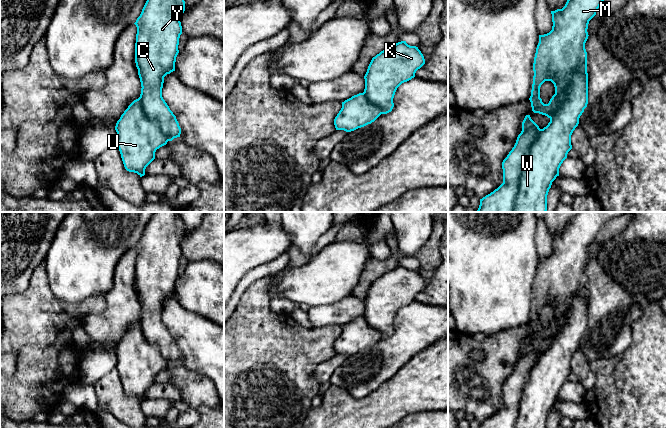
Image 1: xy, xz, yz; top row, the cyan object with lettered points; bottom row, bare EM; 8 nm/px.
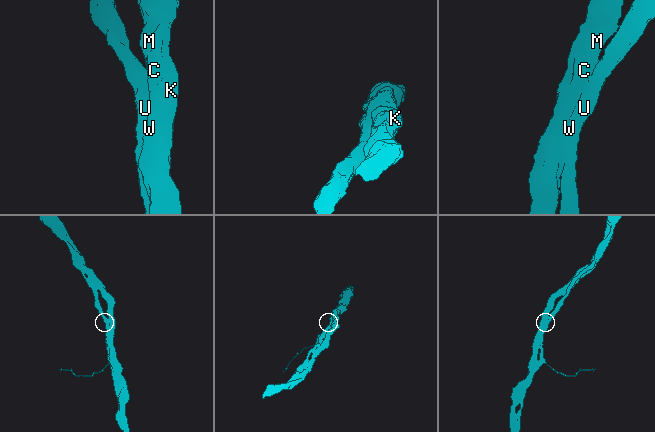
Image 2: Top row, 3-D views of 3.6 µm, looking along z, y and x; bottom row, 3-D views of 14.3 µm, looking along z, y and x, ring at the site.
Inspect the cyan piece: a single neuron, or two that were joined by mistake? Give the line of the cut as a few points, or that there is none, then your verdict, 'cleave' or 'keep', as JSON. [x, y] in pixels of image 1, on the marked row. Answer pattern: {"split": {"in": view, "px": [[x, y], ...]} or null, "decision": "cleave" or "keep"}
{"split": null, "decision": "keep"}

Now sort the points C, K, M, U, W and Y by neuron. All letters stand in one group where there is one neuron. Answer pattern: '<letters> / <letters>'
C K M U W Y

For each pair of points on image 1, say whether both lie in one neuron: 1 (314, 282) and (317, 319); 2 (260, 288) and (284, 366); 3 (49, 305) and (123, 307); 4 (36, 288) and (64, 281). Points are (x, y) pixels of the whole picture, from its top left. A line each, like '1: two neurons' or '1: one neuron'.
1: two neurons
2: one neuron
3: two neurons
4: two neurons

